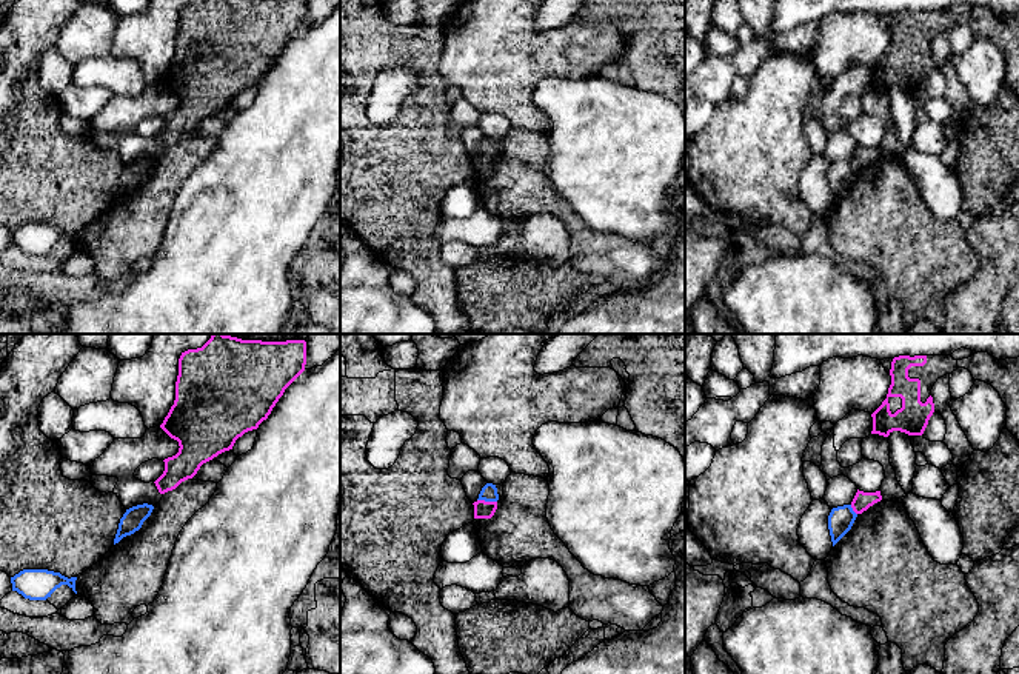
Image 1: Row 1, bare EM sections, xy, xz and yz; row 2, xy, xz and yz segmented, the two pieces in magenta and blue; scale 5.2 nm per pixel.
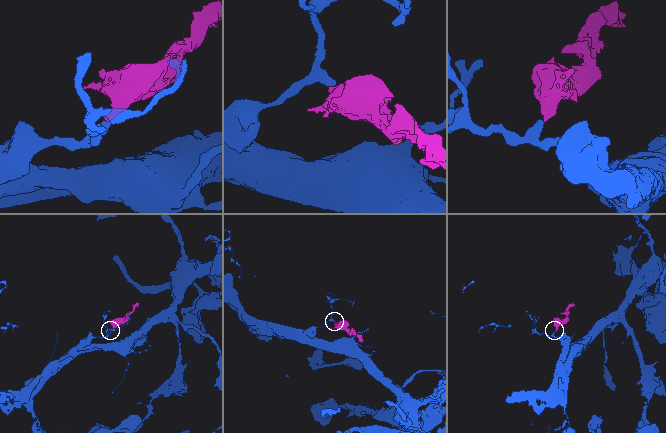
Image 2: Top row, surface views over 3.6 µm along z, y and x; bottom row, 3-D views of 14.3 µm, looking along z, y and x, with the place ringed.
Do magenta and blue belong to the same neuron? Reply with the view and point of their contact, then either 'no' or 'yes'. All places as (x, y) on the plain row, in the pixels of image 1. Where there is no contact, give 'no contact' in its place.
contact xz (487, 157); no

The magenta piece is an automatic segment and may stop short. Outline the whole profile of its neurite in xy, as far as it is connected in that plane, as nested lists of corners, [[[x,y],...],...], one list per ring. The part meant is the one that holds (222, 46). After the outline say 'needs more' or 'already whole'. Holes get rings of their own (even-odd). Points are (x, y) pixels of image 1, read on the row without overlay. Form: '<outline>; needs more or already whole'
[[[203,0],[182,8],[175,37],[175,55],[160,83],[179,97],[179,108],[165,114],[165,126],[154,137],[159,148],[175,145],[192,134],[200,122],[232,105],[245,88],[257,85],[268,74],[285,45],[305,26],[306,0]]]; already whole

